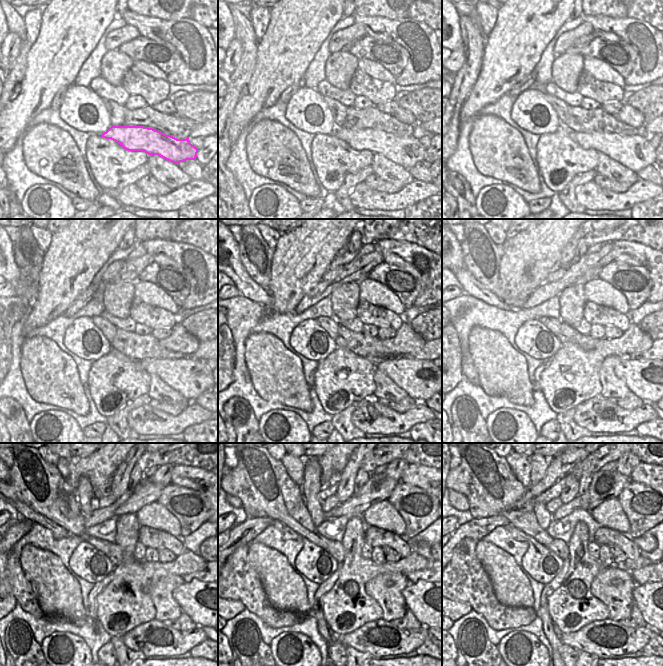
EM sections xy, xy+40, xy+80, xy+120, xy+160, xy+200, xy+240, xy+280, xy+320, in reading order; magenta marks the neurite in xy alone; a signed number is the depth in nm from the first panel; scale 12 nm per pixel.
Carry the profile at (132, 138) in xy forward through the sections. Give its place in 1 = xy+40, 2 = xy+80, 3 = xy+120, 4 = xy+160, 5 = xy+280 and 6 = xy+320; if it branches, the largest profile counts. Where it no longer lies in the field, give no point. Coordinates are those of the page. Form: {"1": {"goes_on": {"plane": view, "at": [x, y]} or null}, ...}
{"1": {"goes_on": {"plane": "xy+40", "at": [407, 152]}}, "2": {"goes_on": {"plane": "xy+80", "at": [634, 152]}}, "3": {"goes_on": {"plane": "xy+120", "at": [190, 377]}}, "4": {"goes_on": {"plane": "xy+160", "at": [420, 379]}}, "5": {"goes_on": {"plane": "xy+280", "at": [421, 598]}}, "6": {"goes_on": {"plane": "xy+320", "at": [645, 595]}}}

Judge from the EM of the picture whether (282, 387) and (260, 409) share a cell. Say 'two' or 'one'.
two

